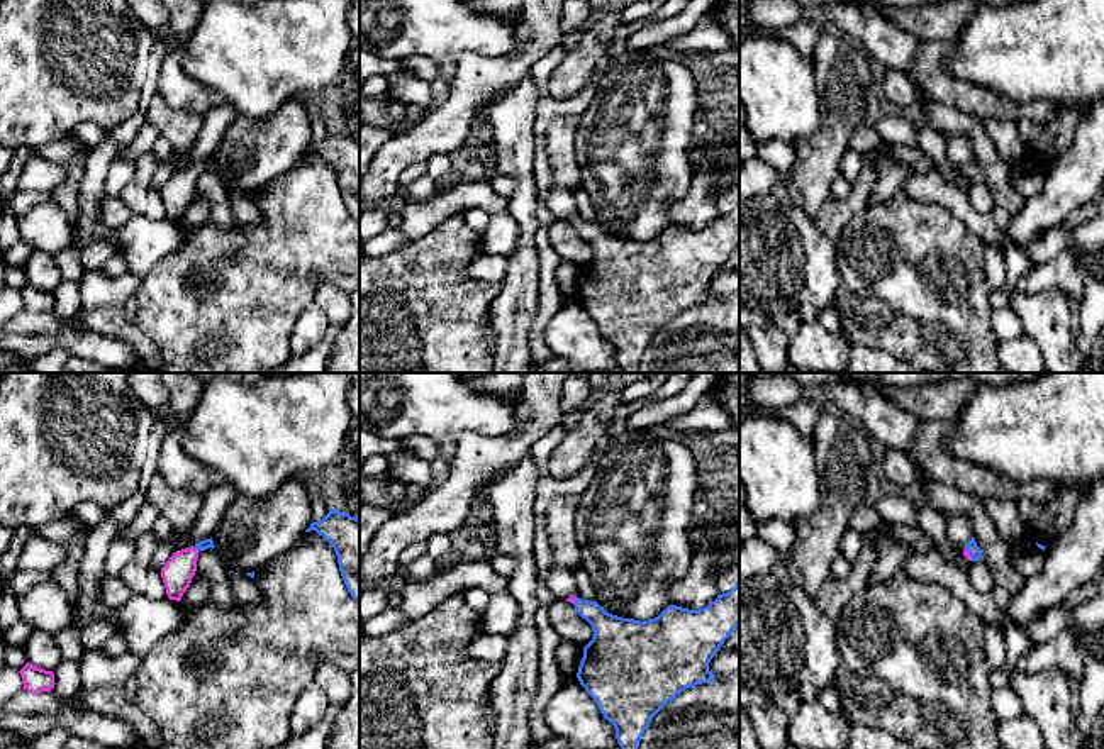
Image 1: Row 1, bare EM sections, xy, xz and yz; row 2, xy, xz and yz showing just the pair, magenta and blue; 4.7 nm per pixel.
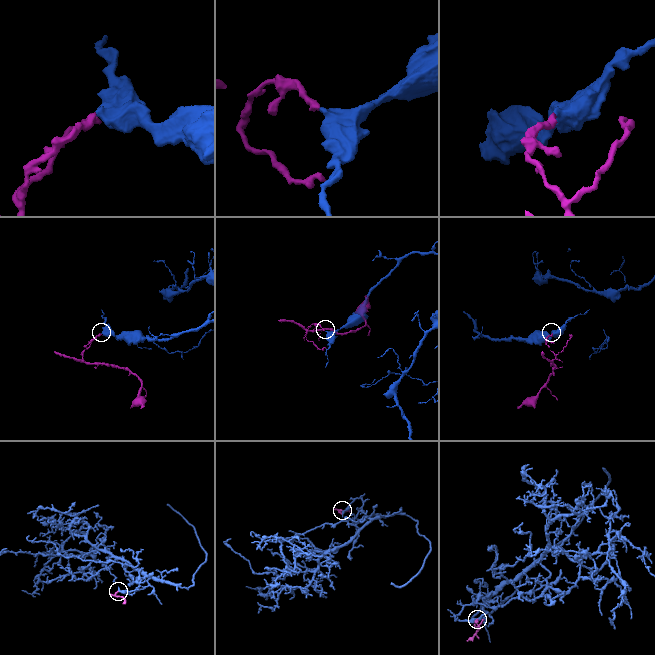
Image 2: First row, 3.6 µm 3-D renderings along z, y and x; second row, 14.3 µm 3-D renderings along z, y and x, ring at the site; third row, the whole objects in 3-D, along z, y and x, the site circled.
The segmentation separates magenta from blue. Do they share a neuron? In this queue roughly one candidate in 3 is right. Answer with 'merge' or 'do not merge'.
merge

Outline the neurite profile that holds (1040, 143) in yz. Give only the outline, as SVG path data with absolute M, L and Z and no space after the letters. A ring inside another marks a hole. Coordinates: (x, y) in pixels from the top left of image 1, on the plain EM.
M1073 107L1060 108L1048 125L1028 119L1018 120L1016 127L1024 156L1041 166L1048 166L1070 147L1079 120L1080 115Z

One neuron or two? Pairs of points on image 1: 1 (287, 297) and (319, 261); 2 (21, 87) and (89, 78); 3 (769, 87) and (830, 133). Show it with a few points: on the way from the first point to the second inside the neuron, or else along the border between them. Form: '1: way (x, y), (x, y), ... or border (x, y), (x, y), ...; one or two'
1: way (289, 287), (309, 266); one
2: way (38, 78), (72, 78); one
3: border (821, 107), (821, 124), (811, 134), (792, 143); two

